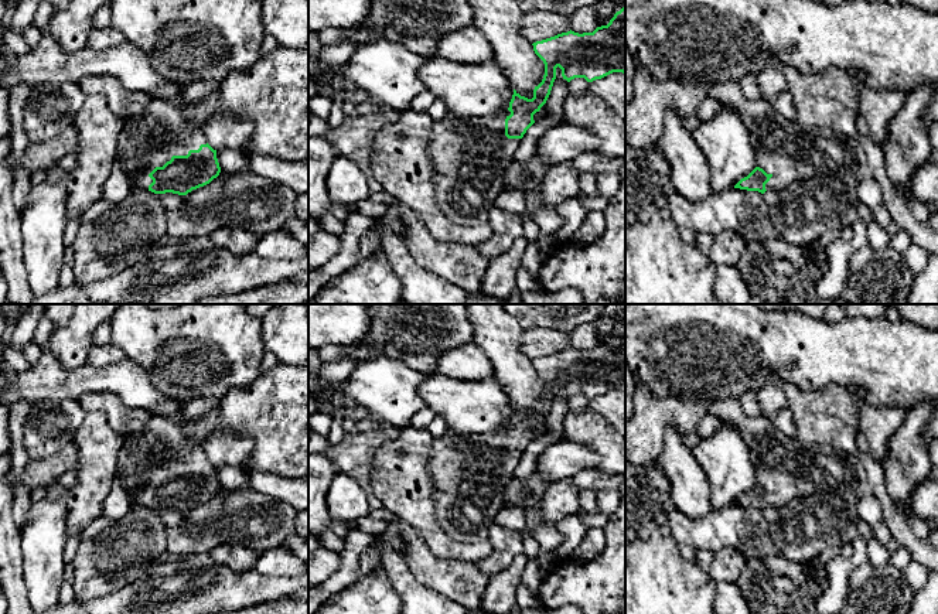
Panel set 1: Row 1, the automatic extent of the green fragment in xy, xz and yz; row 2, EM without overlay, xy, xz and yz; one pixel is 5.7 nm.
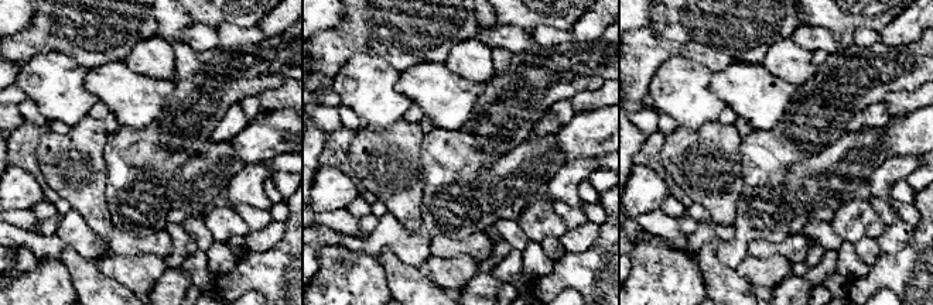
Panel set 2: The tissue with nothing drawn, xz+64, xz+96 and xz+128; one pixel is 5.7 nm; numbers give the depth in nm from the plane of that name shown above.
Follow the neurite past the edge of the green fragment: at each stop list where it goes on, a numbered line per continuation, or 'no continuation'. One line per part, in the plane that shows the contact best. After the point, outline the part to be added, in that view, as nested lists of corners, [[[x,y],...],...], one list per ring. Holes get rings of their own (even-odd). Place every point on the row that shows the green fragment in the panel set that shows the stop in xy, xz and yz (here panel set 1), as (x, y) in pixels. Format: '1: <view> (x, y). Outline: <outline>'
1: xy (150, 139). Outline: [[[154,98],[141,113],[123,120],[116,158],[122,161],[122,170],[133,188],[149,190],[153,183],[149,174],[156,167],[163,167],[173,156],[187,156],[190,150],[198,150],[207,143],[201,127],[191,127],[181,110],[166,99]]]

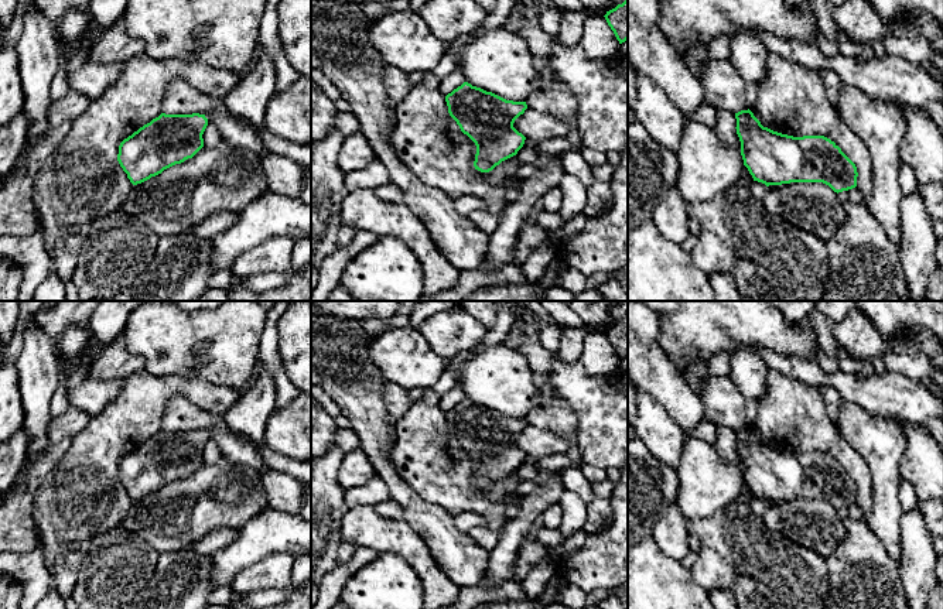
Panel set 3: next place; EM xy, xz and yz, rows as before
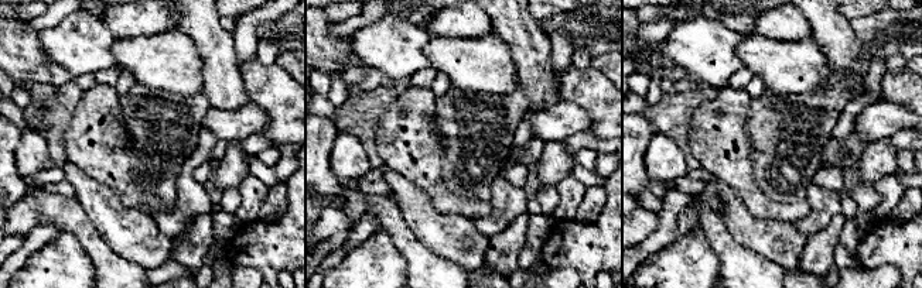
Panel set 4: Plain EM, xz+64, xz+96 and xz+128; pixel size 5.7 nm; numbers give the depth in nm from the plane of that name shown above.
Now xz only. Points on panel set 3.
no continuation

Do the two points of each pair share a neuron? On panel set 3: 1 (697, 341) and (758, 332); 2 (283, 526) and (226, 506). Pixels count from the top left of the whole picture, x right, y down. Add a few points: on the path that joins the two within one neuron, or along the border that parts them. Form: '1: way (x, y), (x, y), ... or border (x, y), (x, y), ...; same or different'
1: way (713, 332), (742, 332); same
2: border (270, 509), (250, 519), (239, 531); different

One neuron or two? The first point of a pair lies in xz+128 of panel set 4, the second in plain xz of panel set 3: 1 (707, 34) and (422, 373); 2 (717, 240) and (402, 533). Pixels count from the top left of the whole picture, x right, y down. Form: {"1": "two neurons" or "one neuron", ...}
{"1": "one neuron", "2": "one neuron"}

